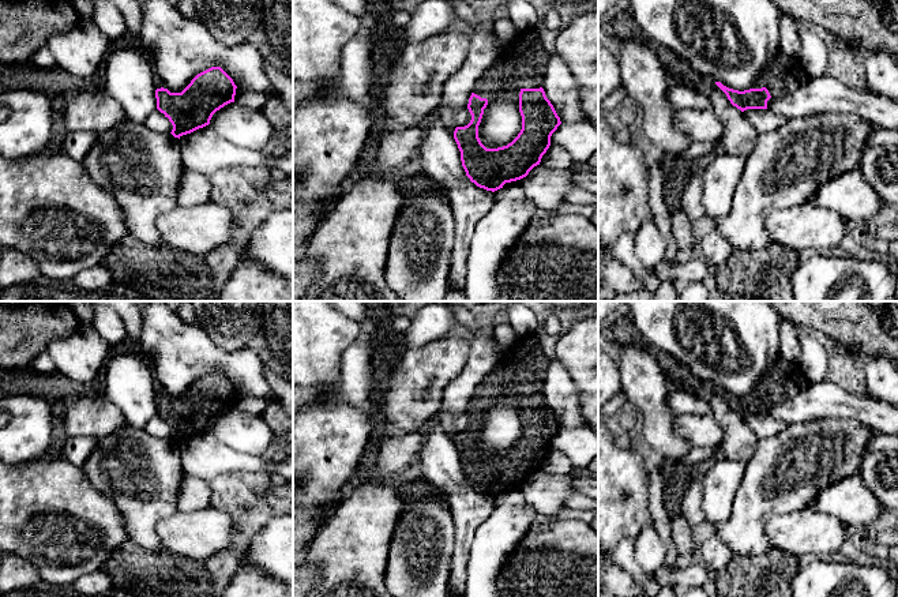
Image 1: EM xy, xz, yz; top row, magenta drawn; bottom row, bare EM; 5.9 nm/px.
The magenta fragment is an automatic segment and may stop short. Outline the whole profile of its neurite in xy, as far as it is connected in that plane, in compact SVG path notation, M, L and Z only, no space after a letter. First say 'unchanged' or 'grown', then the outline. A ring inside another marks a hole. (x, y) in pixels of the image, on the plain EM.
grown | M211 372L198 379L181 398L170 398L155 382L157 414L173 431L172 440L181 443L210 429L213 420L234 408L233 384L221 373Z

